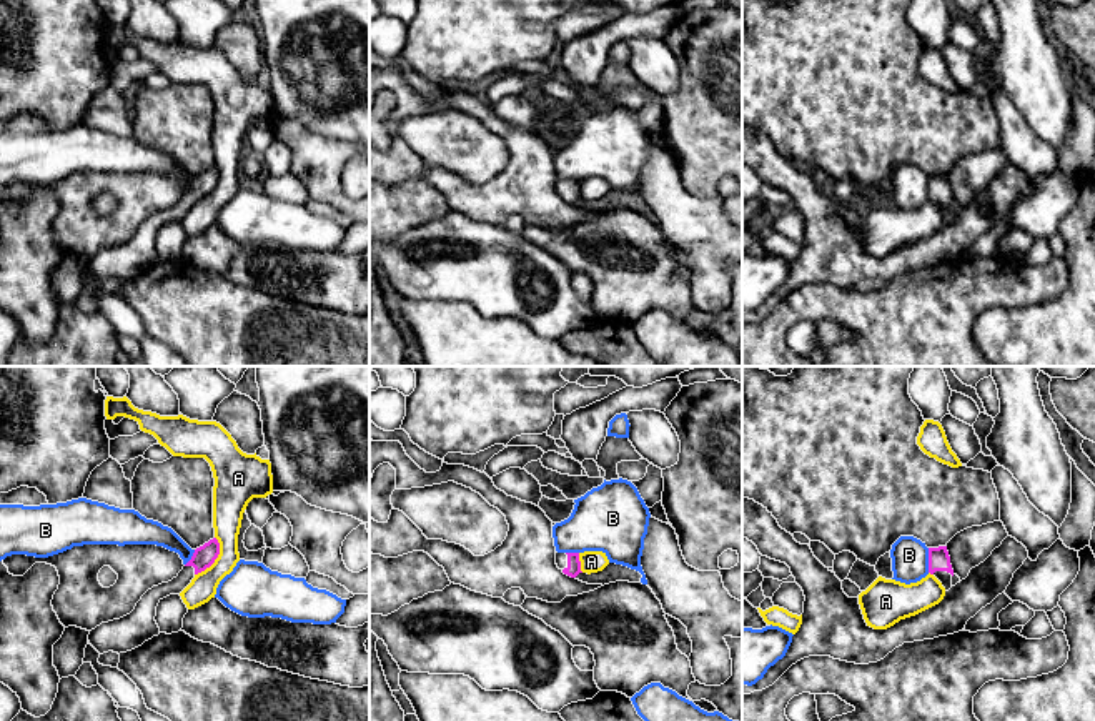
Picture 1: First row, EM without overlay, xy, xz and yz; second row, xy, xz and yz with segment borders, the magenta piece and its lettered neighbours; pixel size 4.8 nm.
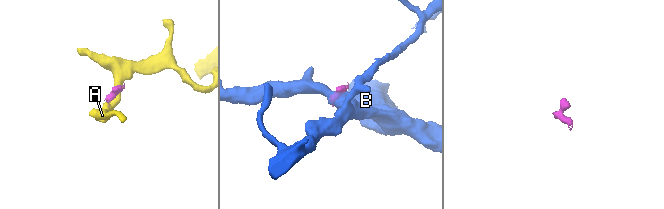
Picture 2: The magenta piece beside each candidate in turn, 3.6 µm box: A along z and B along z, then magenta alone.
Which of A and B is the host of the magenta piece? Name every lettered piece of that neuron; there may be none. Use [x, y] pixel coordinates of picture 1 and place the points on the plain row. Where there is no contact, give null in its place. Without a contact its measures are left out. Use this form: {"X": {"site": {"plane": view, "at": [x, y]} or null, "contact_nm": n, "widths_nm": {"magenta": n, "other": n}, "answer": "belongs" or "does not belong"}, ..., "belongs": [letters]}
{"A": {"site": {"plane": "xy", "at": [217, 183]}, "contact_nm": 220, "widths_nm": {"magenta": 110, "other": 160}, "answer": "does not belong"}, "B": {"site": {"plane": "yz", "at": [929, 187]}, "contact_nm": 120, "widths_nm": {"magenta": 110, "other": 180}, "answer": "does not belong"}, "belongs": []}

